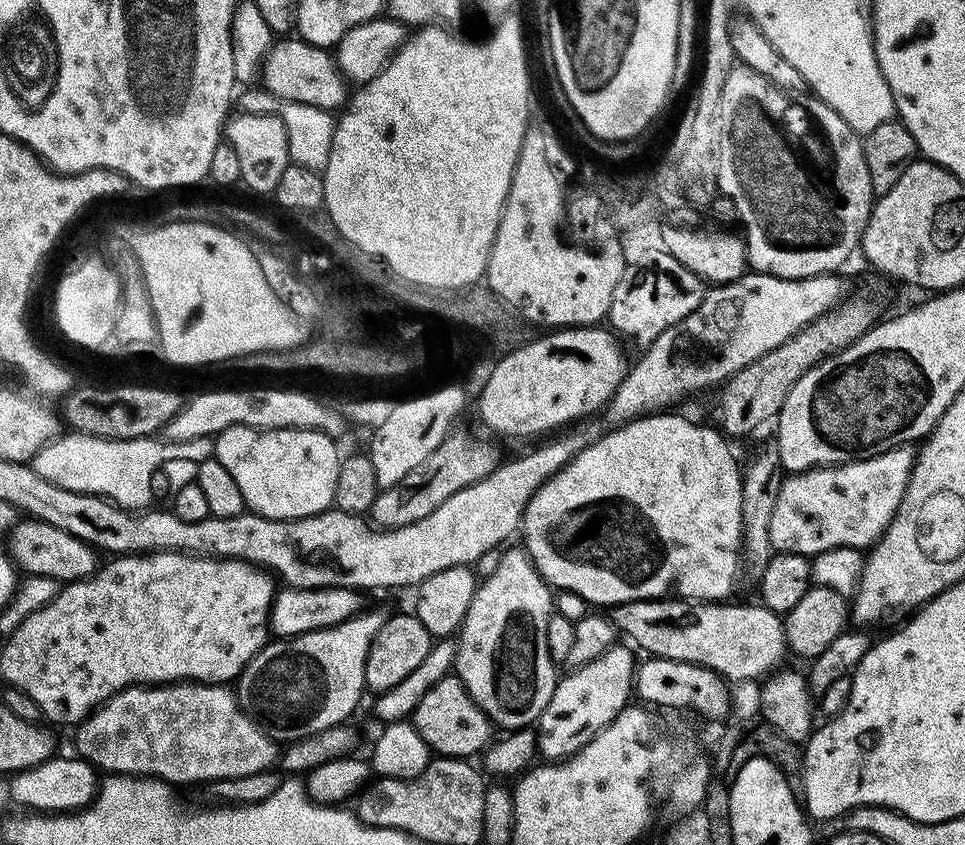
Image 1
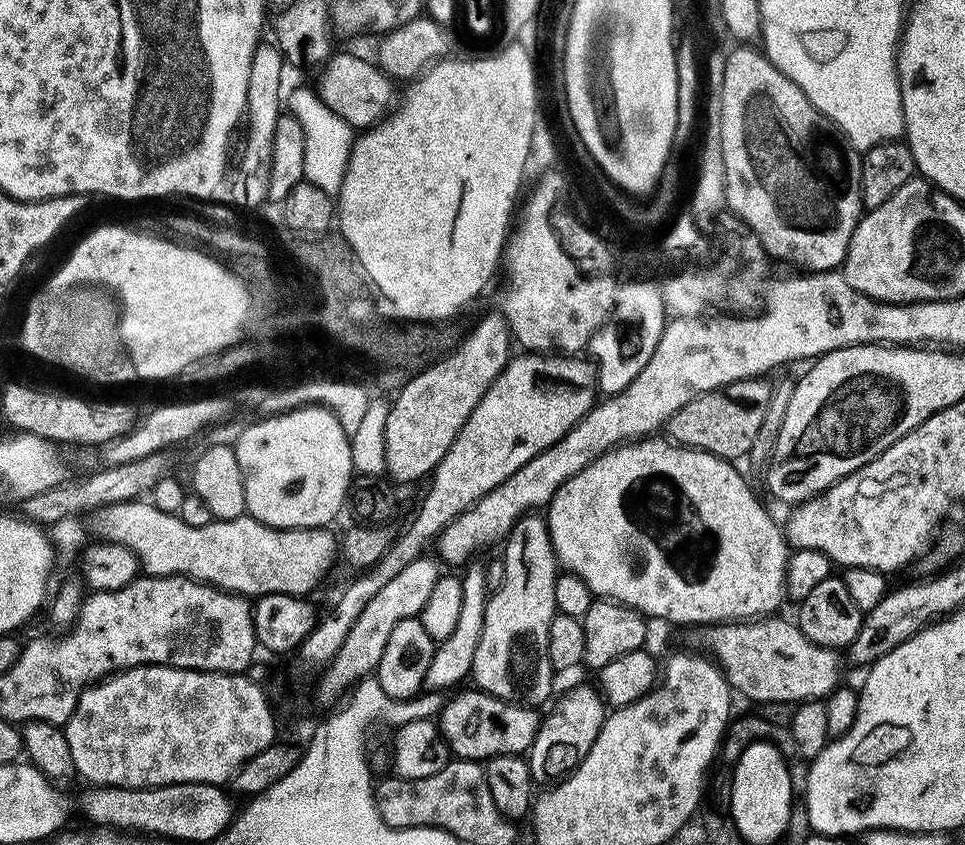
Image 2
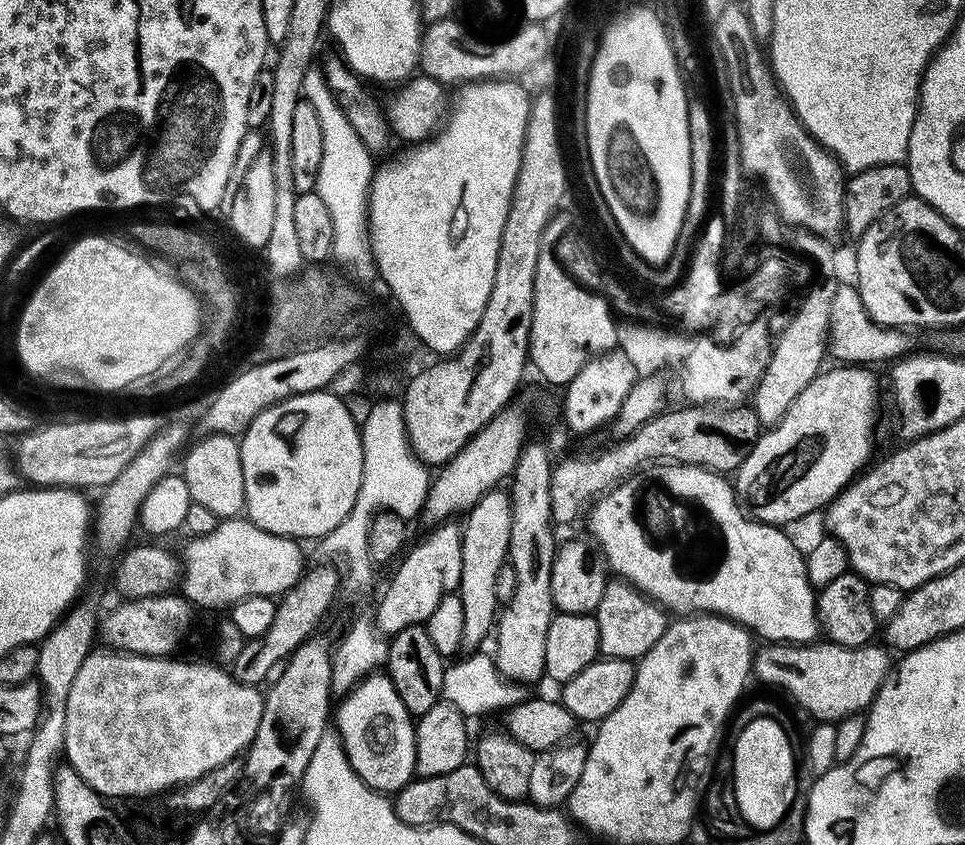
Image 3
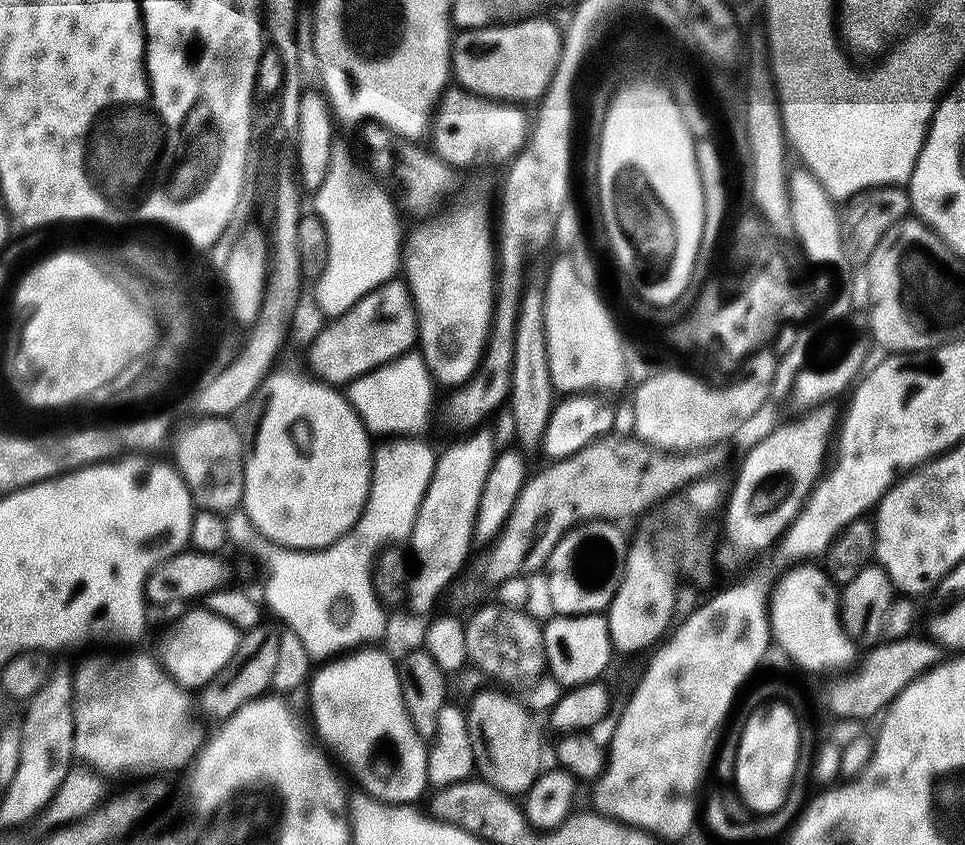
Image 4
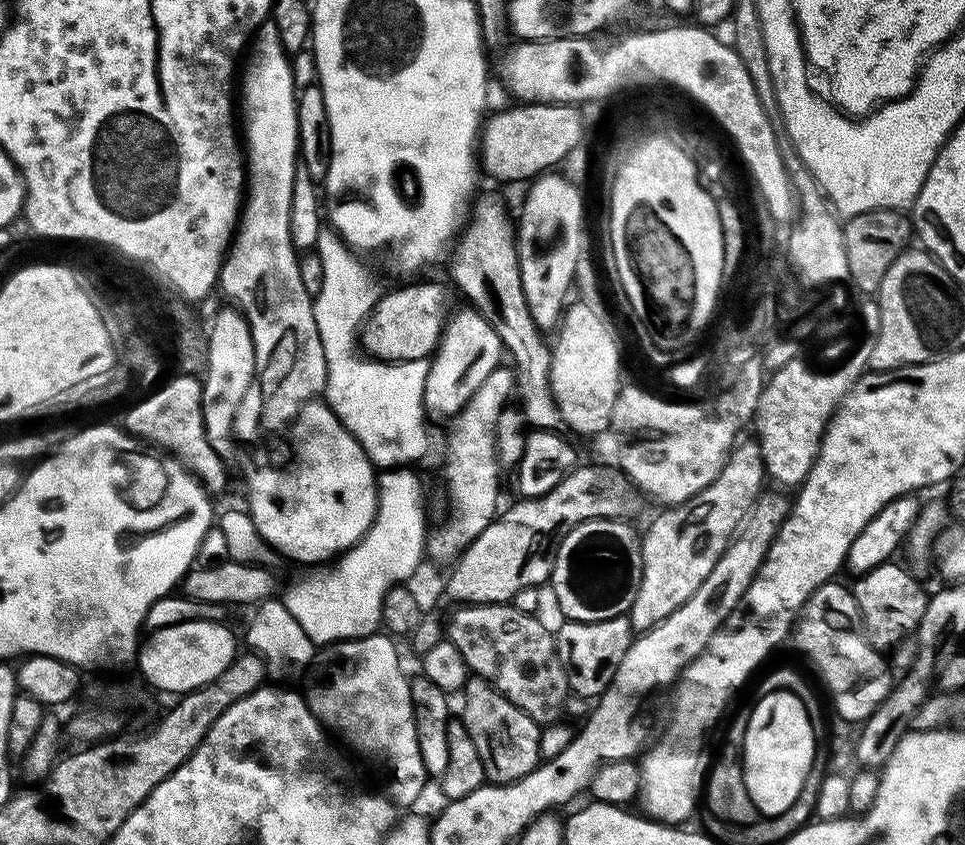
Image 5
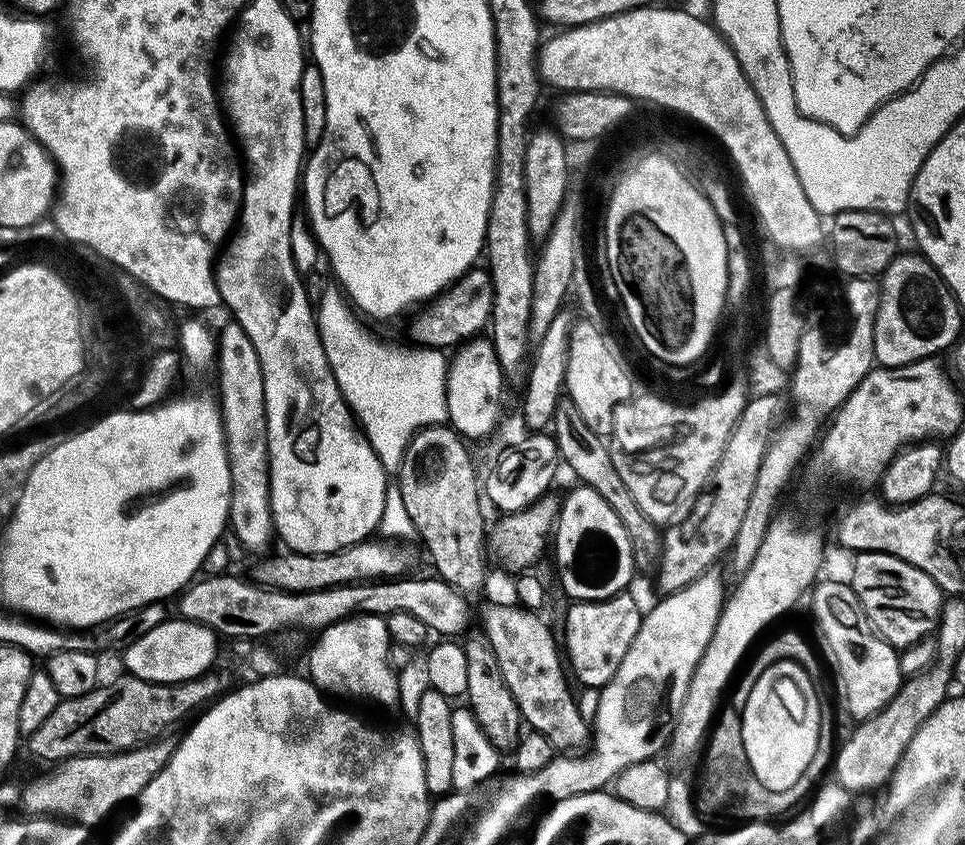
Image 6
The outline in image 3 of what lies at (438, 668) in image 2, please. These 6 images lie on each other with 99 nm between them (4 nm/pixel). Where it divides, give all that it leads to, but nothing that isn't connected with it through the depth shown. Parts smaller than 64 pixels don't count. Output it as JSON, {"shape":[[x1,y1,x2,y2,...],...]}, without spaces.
{"shape":[[495,490,486,493,480,501,469,509,462,520,460,533,460,545,462,546,462,574,460,575,460,587,458,595,462,602,462,642,461,649,471,654,481,647,484,639,493,635,498,619,500,604,500,592,496,587,500,584,500,571,505,571,508,560,508,547,510,546,510,526,512,525,512,508,509,504,509,493,503,490]]}

